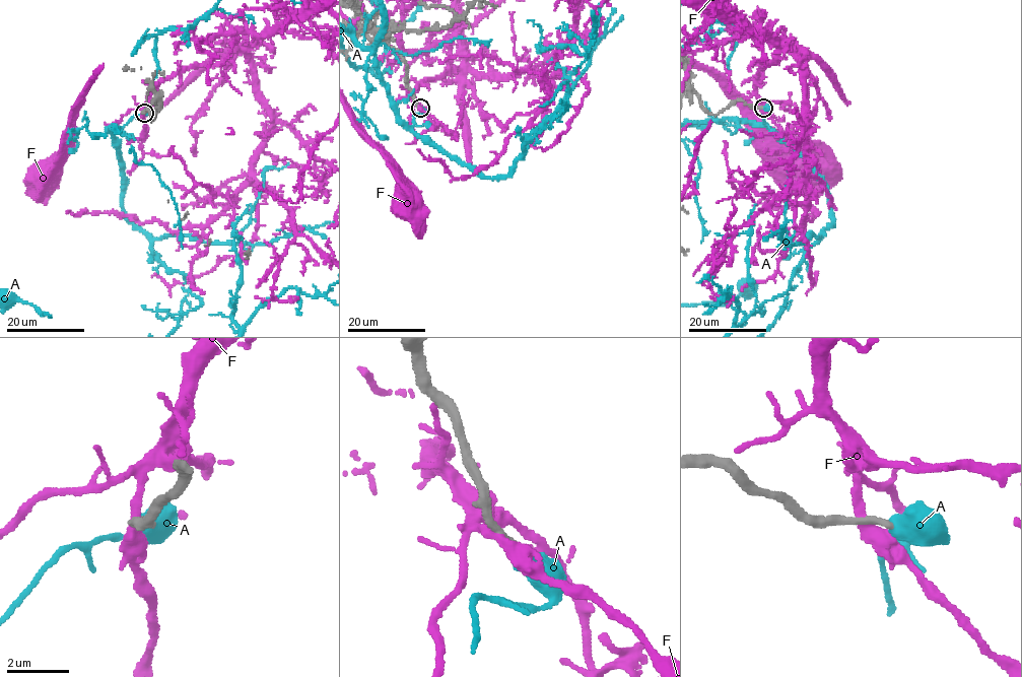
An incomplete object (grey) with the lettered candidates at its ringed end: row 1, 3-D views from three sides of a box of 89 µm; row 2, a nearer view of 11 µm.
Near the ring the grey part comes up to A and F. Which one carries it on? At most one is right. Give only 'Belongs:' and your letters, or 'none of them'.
Belongs: none of them

